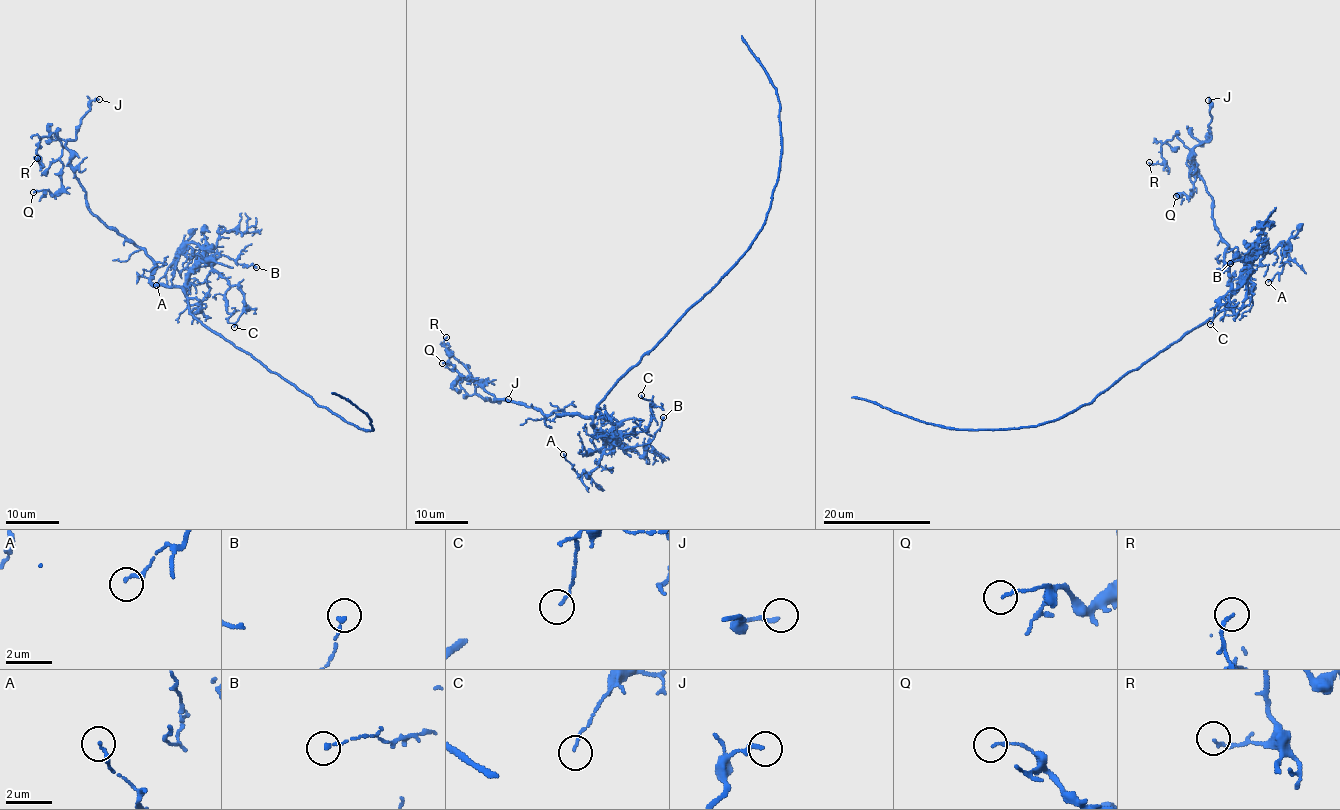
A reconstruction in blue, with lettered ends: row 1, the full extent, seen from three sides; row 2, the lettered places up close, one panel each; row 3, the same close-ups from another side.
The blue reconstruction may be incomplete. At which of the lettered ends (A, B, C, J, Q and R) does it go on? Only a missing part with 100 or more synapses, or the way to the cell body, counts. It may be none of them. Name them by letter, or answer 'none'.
none

